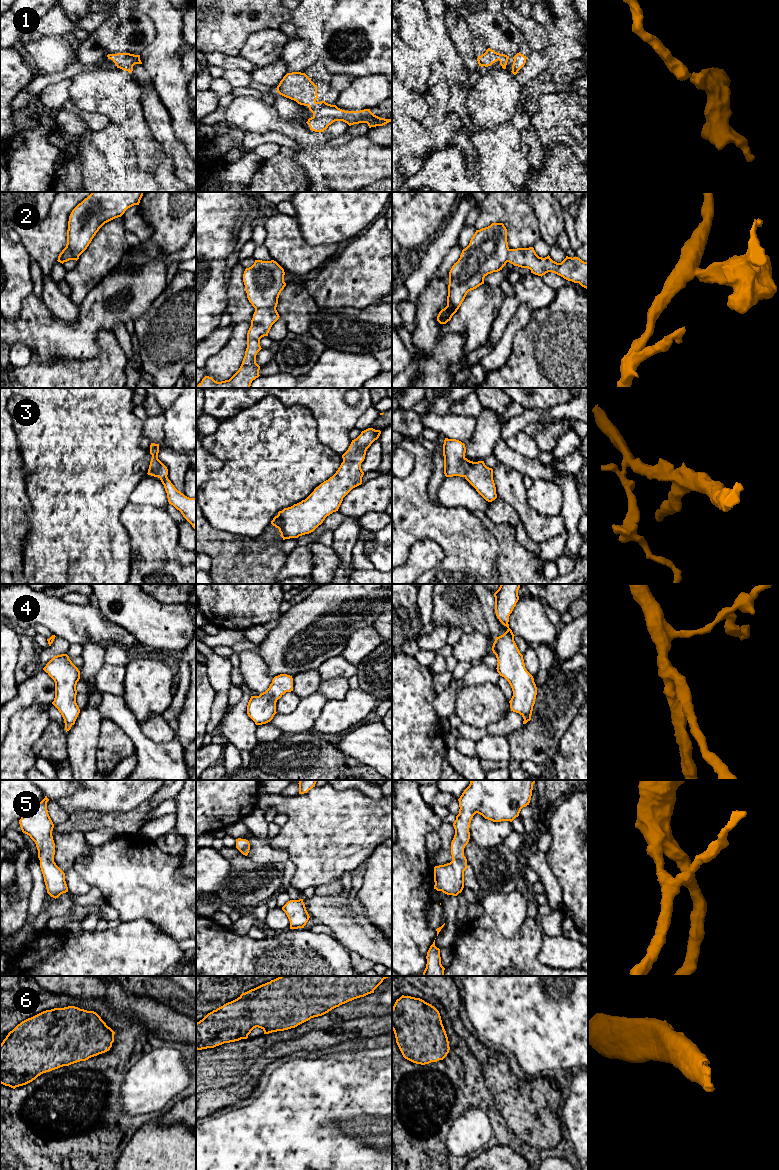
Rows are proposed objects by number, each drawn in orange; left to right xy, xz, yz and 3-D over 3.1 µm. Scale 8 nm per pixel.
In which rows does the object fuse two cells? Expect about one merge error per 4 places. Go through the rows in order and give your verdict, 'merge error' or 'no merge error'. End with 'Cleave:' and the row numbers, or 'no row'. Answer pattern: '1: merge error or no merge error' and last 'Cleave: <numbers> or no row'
1: no merge error
2: merge error
3: no merge error
4: no merge error
5: no merge error
6: no merge error
Cleave: 2

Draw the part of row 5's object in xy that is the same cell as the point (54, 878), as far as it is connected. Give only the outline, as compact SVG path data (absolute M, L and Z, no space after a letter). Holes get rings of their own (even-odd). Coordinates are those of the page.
M45 798L32 806L19 820L23 833L35 842L40 860L40 868L44 877L47 893L58 898L68 892L65 873L54 862L55 843L52 836L54 824L48 814Z

